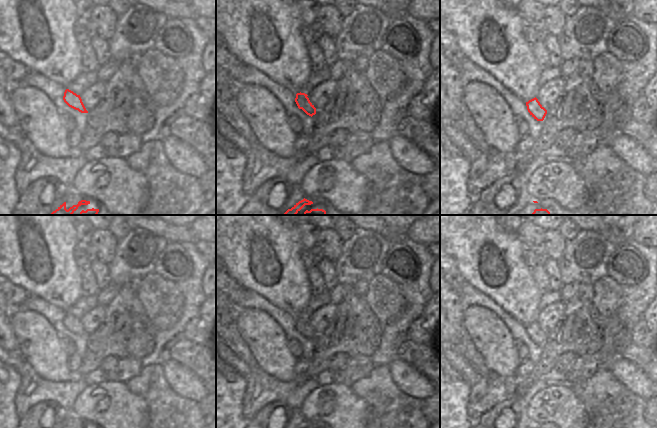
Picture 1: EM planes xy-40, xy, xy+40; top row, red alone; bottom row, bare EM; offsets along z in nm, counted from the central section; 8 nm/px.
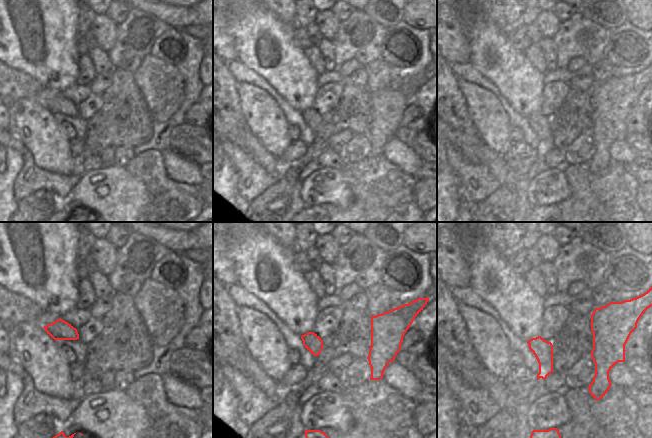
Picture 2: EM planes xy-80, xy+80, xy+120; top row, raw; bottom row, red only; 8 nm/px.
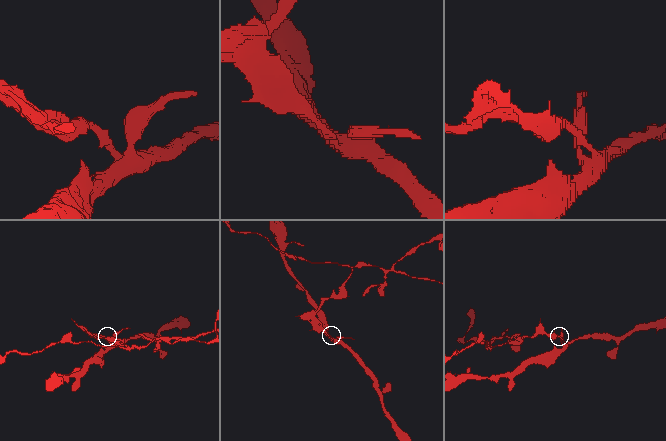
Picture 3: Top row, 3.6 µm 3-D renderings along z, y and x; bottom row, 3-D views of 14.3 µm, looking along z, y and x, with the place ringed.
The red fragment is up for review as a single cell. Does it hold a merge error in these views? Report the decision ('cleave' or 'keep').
cleave

